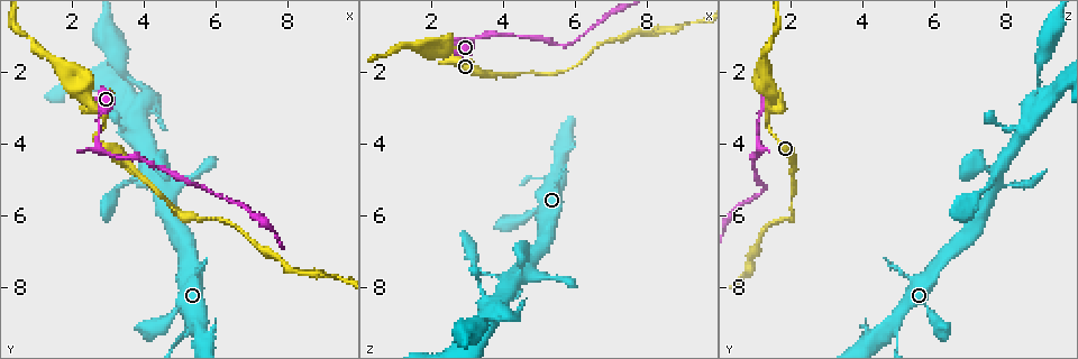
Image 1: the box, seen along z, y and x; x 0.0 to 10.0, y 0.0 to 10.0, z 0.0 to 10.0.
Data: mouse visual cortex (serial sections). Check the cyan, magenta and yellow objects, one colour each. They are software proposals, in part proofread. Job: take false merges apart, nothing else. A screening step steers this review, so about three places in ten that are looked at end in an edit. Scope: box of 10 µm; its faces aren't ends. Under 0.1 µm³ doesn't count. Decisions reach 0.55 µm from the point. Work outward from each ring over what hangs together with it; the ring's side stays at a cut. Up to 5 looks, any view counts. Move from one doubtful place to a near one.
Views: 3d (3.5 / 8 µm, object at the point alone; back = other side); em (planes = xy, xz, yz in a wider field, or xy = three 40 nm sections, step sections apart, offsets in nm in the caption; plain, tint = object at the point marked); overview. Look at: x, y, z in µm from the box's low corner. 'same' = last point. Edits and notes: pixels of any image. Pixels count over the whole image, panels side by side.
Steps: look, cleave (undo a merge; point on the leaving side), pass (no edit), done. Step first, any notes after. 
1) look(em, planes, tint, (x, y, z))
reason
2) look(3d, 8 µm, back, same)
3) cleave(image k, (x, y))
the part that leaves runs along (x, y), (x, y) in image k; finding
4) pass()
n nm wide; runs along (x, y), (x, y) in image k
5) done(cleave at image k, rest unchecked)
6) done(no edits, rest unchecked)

look(3d, 8 µm, (5.25, 9.30, 4.90))
small branch off a trunk

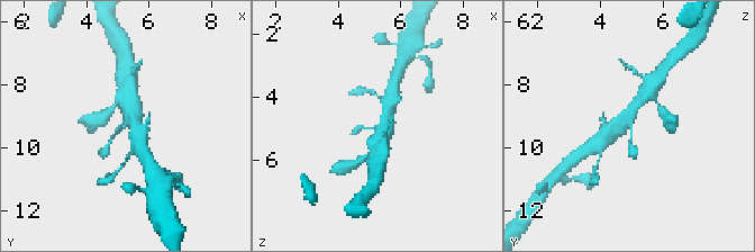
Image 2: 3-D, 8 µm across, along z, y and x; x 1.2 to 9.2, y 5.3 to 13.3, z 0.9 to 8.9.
look(3d, 3.5 µm, same)
closer look

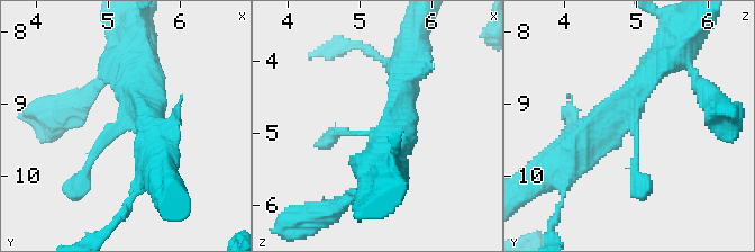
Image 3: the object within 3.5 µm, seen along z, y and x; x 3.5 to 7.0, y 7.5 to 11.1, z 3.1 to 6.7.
look(em, xy, step 2, tint, (5.20, 9.30, 5.00))
3 arms; arms of 100, 350, 400 nm; now the EM

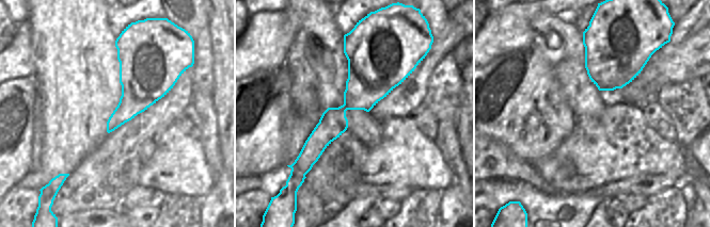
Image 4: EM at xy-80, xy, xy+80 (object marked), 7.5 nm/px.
pass()
one cell here

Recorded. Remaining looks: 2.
look(3d, 3.5 µm, (2.70, 3.80, 1.15))
thick turns thin

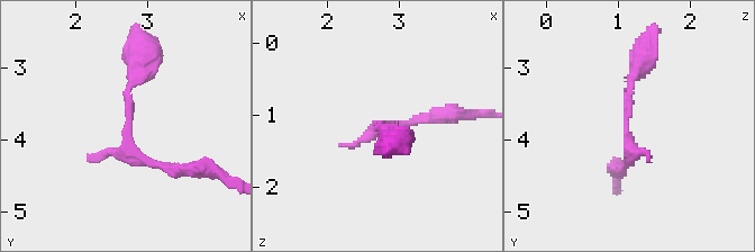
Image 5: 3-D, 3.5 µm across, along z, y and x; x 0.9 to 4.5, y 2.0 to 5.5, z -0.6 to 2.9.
look(em, xy, step 5, tint, (2.80, 3.80, 1.15))
need the tissue

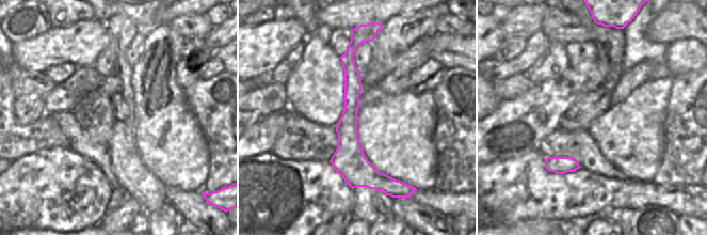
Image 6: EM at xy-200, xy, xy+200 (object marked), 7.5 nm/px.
pass()
runs along (144, 54), (129, 86), (126, 147), (171, 168) in image 5; one cell here

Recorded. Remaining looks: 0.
done(no edits, rest unchecked)

